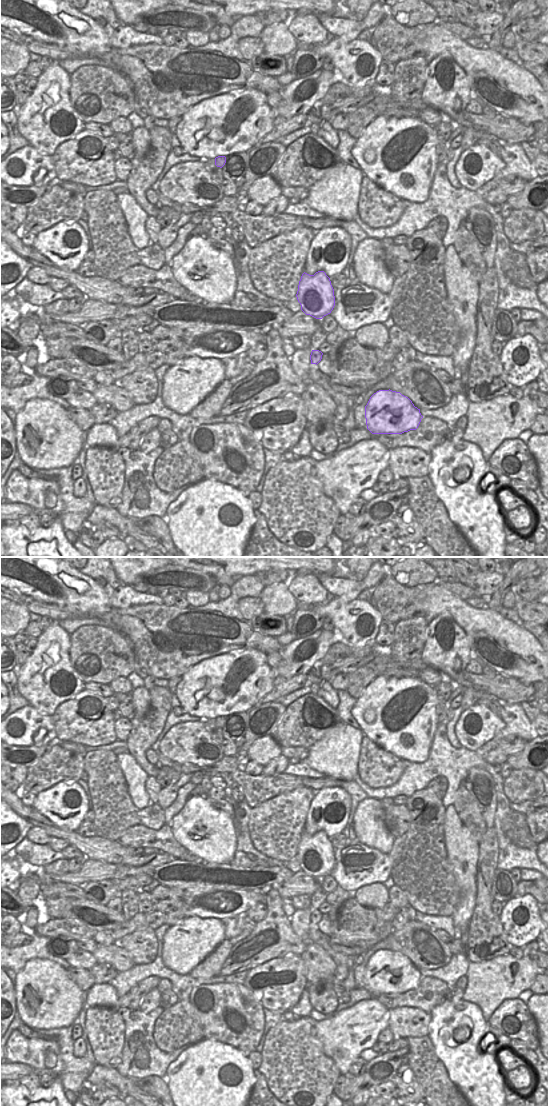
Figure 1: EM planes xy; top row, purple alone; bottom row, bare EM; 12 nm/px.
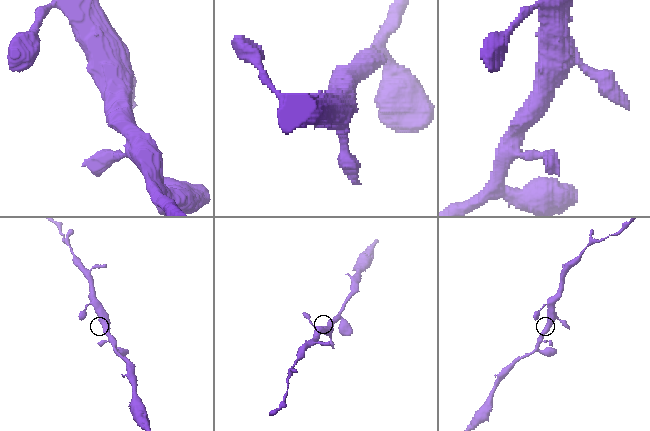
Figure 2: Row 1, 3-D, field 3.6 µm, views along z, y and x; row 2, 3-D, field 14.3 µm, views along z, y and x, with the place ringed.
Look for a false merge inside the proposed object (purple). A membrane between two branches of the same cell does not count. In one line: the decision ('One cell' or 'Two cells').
One cell

